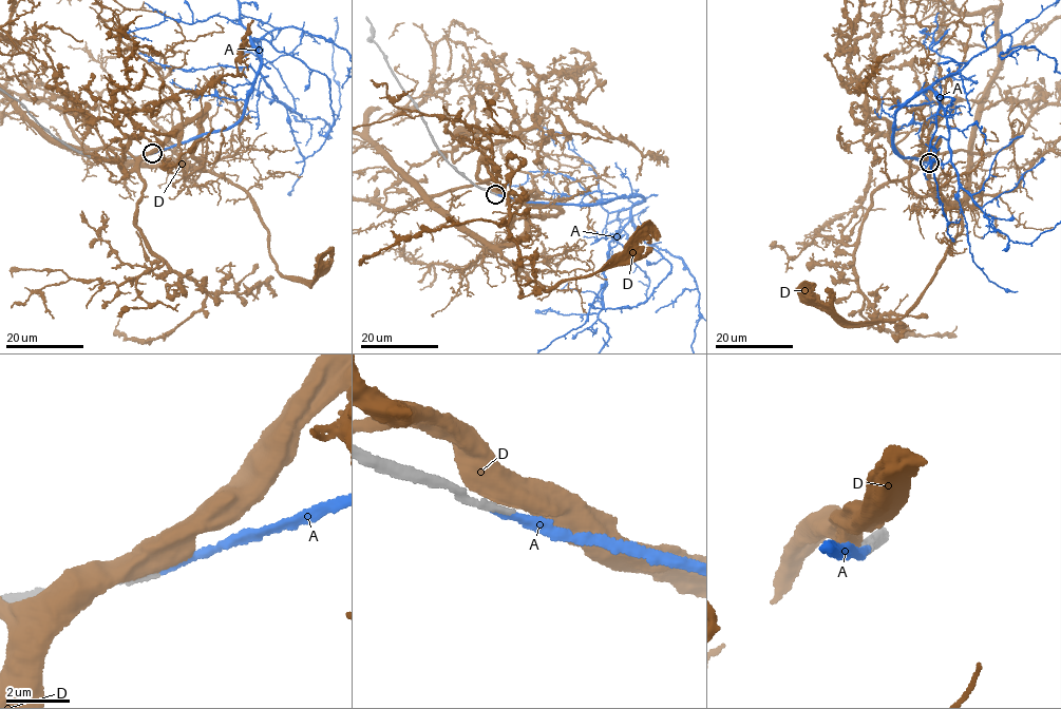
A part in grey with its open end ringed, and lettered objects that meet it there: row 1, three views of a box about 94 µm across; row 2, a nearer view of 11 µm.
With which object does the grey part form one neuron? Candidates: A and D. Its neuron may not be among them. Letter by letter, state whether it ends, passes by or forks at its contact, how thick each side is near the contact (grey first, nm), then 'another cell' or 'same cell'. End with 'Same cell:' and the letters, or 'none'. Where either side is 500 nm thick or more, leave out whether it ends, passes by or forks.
A: it ends; calibres 280 and 280 nm; same cell
D: calibres 300 and 500 nm; another cell
Same cell: A

